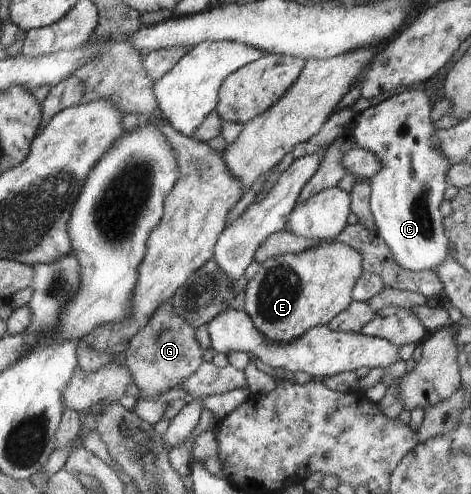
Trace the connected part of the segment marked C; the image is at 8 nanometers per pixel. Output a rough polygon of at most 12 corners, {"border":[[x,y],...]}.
{"border":[[405,90],[358,113],[377,235],[403,269],[450,254],[439,205],[451,165],[432,107]]}

